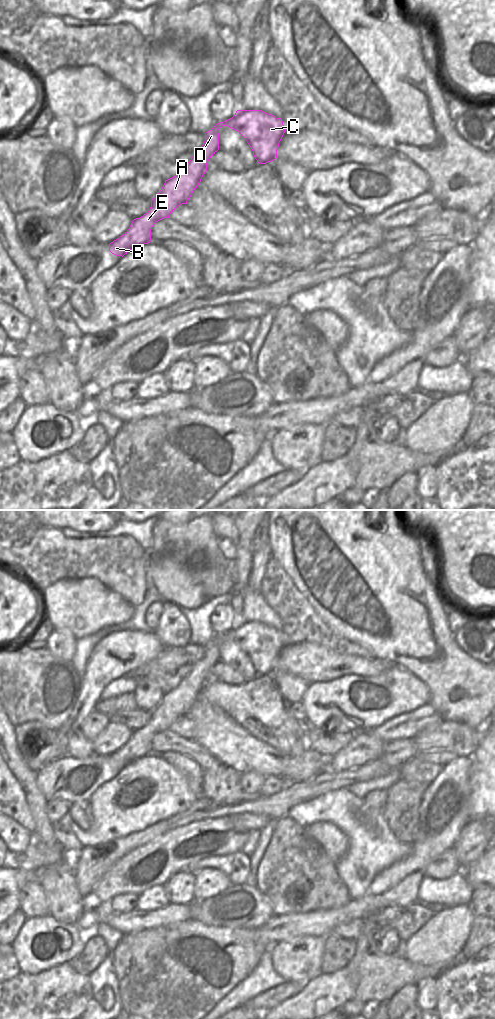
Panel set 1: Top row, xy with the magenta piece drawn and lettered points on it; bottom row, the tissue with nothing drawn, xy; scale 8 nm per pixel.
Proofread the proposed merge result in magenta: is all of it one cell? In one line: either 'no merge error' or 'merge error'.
no merge error

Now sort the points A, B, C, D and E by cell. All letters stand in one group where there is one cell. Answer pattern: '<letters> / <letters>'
A B C D E

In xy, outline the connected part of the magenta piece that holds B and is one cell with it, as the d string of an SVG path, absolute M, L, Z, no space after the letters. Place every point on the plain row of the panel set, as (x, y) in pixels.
M237 622L235 627L217 635L205 645L203 657L193 664L193 669L165 695L151 712L149 723L132 733L129 741L109 756L109 763L124 768L130 762L150 755L153 737L164 731L180 717L187 716L205 684L209 671L219 662L219 645L222 638L236 642L249 656L259 676L277 670L277 661L285 645L281 630L262 622Z

